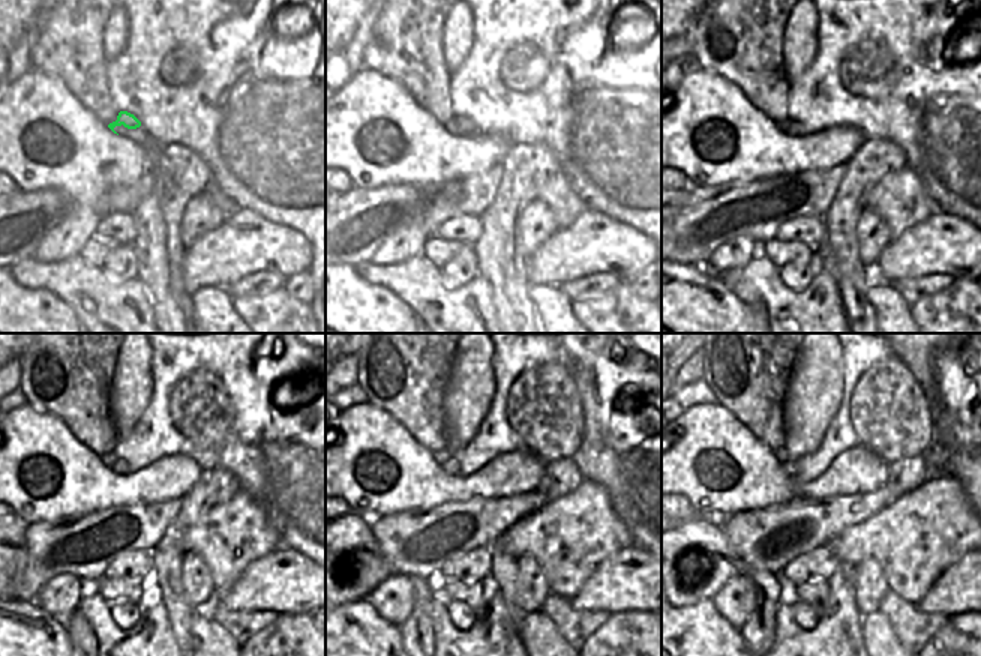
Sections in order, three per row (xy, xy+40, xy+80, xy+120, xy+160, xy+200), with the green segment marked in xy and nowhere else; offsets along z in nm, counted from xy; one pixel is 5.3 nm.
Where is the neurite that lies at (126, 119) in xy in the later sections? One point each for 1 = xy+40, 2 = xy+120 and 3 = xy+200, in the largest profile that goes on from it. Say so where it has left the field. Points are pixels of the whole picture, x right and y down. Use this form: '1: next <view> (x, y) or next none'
1: next xy+40 (459, 126)
2: next xy+120 (117, 466)
3: next xy+200 (789, 469)

